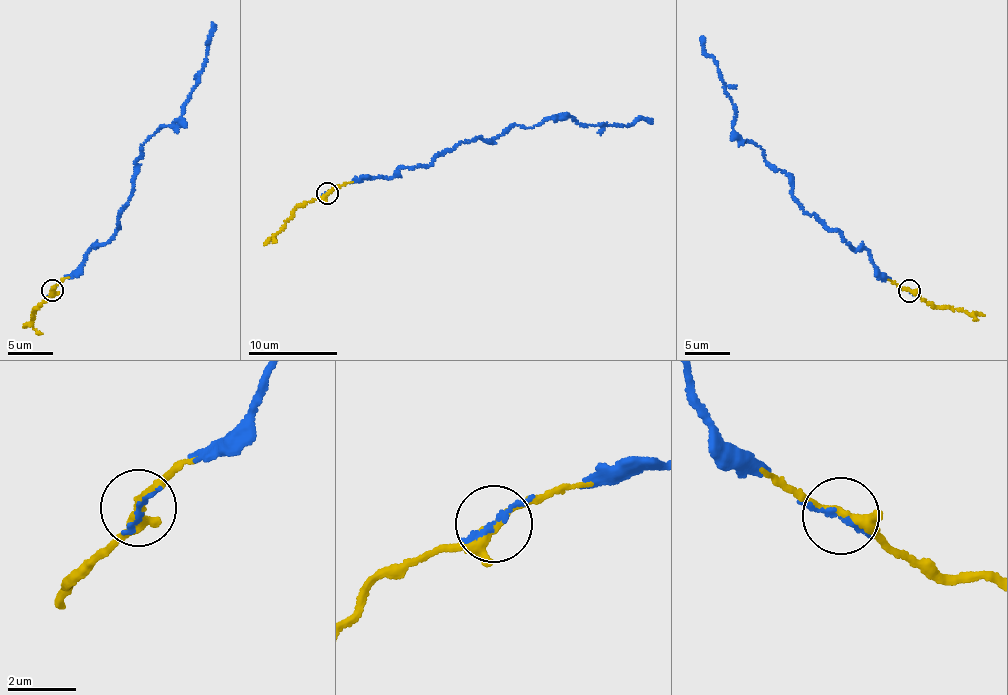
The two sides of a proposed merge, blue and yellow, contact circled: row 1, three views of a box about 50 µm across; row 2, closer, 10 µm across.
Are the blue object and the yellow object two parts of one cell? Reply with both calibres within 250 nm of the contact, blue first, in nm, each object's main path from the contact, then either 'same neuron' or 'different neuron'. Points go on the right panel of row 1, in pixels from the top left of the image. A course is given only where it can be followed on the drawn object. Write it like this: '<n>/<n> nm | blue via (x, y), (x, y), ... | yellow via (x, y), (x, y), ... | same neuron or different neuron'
140/240 nm | blue via (908, 290), (803, 209), (791, 180), (739, 138), (701, 36) | yellow via (908, 290), (932, 305), (952, 306), (984, 315) | same neuron

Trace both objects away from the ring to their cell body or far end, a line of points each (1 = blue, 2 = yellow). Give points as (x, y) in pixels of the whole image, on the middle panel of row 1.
1: (328, 192), (424, 167), (463, 142), (488, 141), (516, 125), (570, 116), (584, 125), (627, 127), (652, 120)
2: (328, 192), (299, 204), (288, 221), (264, 245)

